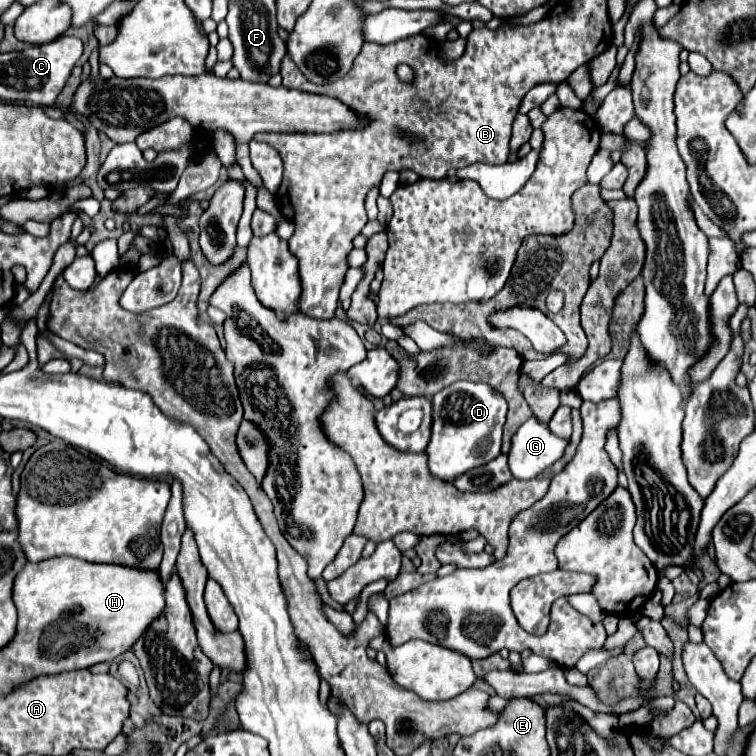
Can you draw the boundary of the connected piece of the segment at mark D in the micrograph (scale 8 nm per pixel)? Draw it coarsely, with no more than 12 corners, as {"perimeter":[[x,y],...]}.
{"perimeter":[[485,382],[433,396],[425,450],[453,482],[501,454],[507,404]]}

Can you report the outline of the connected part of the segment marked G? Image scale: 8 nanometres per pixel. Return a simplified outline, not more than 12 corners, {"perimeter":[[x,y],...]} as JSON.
{"perimeter":[[529,418],[513,436],[509,468],[531,480],[555,464],[567,440]]}

